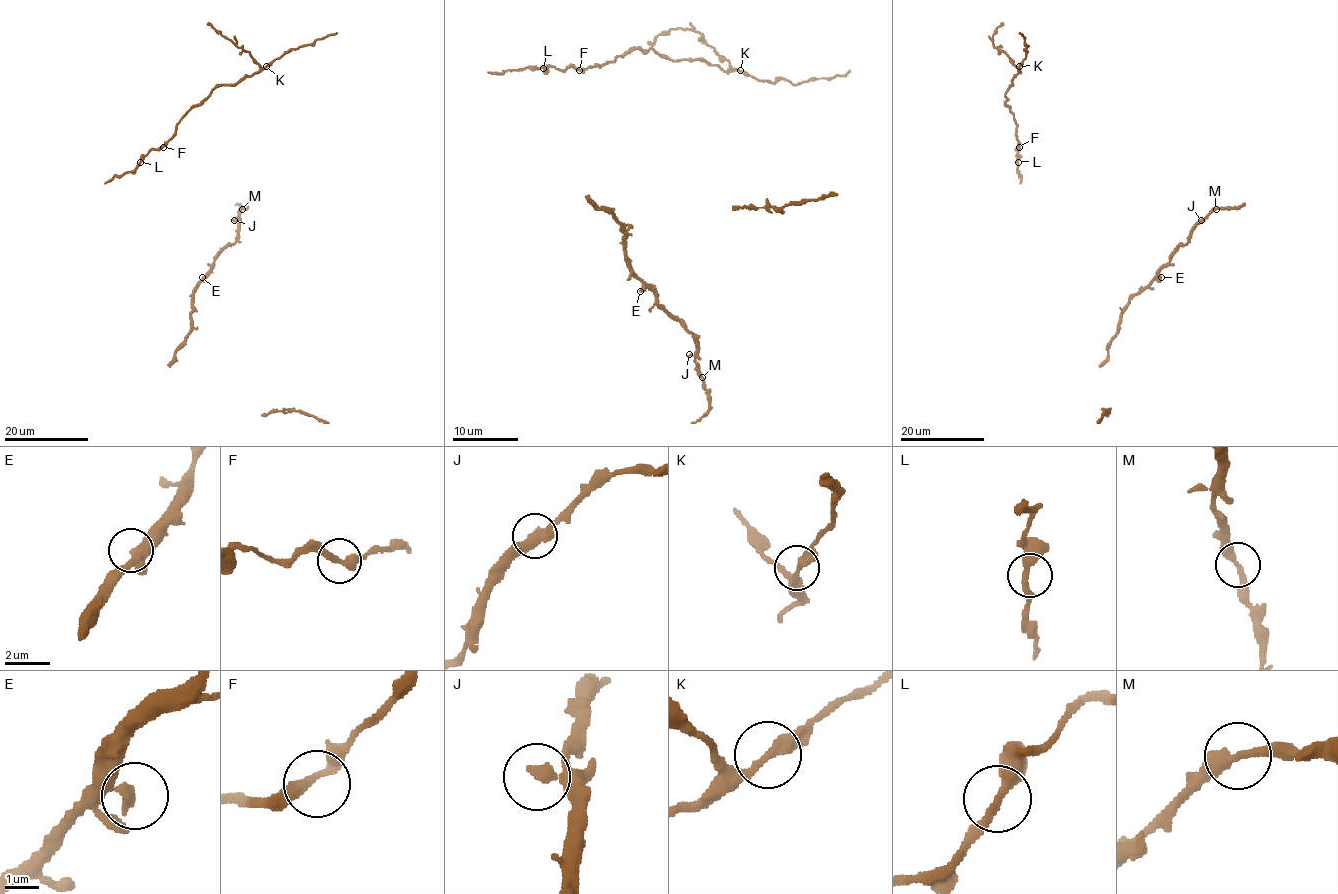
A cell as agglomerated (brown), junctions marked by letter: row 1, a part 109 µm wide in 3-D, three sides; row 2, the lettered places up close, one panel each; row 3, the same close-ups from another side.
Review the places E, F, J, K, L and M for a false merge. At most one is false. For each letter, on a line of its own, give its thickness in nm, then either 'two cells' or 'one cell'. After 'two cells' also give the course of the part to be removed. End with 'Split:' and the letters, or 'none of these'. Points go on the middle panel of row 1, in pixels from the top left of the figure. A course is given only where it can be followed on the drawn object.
E: calibre 280 nm; one cell
F: calibre 320 nm; one cell
J: calibre 240 nm; one cell
K: calibre 300 nm; one cell
L: calibre 320 nm; one cell
M: calibre 320 nm; one cell
Split: none of these

